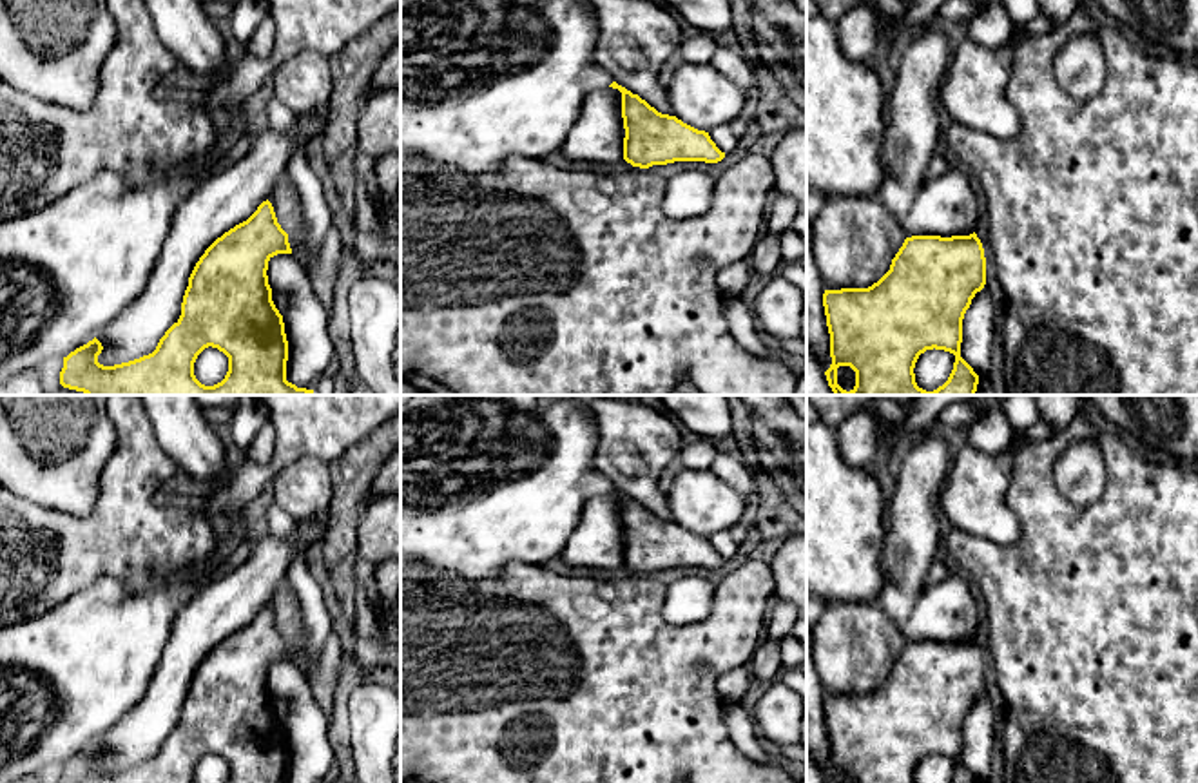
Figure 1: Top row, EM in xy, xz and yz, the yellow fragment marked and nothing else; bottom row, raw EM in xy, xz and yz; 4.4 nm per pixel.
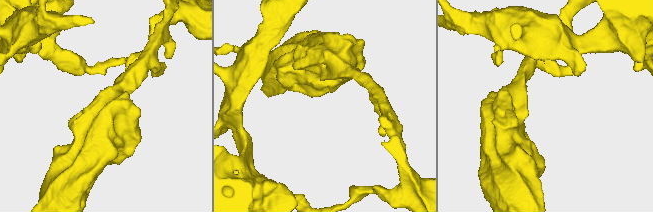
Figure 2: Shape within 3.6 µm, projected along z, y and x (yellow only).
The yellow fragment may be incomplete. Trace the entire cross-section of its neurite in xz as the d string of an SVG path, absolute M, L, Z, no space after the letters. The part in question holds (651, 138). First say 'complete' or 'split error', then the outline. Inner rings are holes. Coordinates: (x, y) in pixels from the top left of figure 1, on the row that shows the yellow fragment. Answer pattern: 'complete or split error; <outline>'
complete; M616 82L609 87L622 92L623 160L633 167L649 169L674 161L718 163L725 158L709 132L698 130L676 116L658 112Z

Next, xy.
complete; M266 199L199 257L188 277L181 315L152 353L103 366L98 362L103 346L94 337L63 357L60 384L85 395L314 395L314 390L286 381L288 341L266 276L268 261L277 254L292 254L292 248ZM208 346L228 357L228 372L214 386L201 384L194 375L194 362Z

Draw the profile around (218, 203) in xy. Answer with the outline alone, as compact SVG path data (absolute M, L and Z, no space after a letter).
M326 109L323 112L297 114L297 121L290 130L274 130L268 127L256 134L250 150L241 160L203 179L178 203L169 236L143 292L96 335L103 346L98 355L100 364L114 366L129 362L156 350L159 339L181 315L188 277L205 250L225 232L246 221L266 201L274 183L286 174L294 152L308 149L310 141L319 138L324 127Z

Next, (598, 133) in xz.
M600 87L585 94L560 152L569 161L613 163L623 160L623 138L622 92Z

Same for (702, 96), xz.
M683 62L665 89L672 114L705 132L734 121L745 105L745 89L710 63Z

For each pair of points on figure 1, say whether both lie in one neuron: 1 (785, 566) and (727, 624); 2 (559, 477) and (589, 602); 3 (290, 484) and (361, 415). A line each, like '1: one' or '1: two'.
1: two
2: two
3: two

